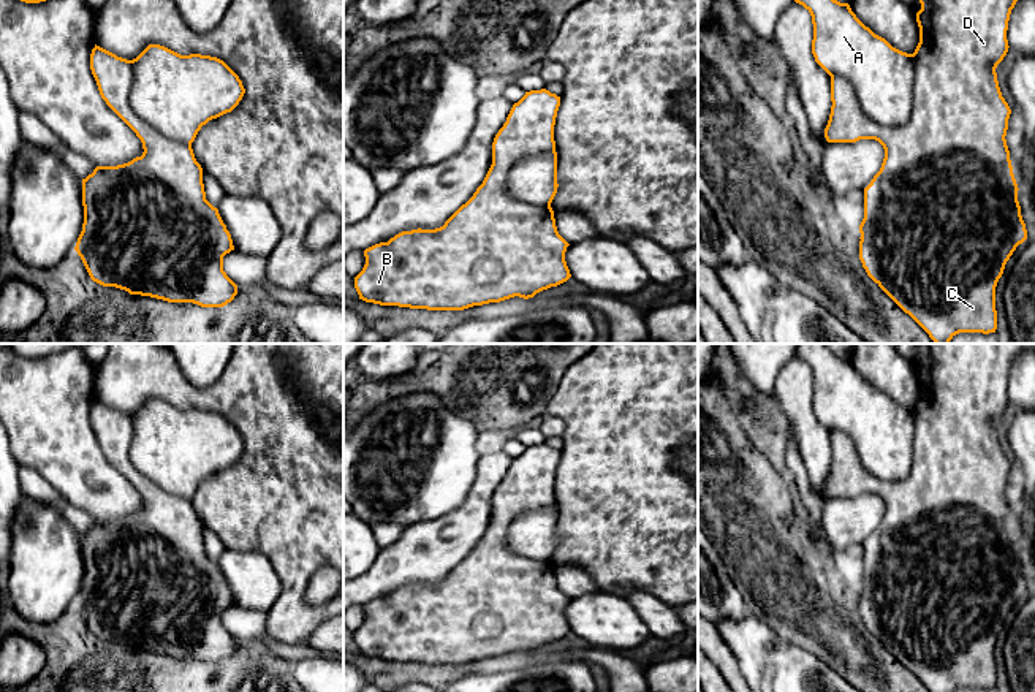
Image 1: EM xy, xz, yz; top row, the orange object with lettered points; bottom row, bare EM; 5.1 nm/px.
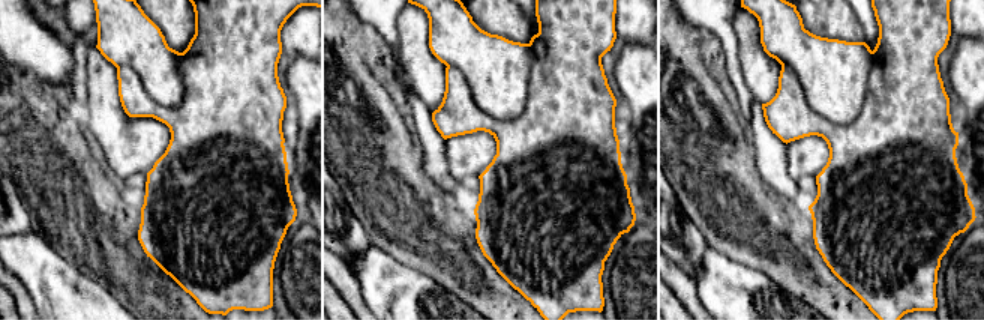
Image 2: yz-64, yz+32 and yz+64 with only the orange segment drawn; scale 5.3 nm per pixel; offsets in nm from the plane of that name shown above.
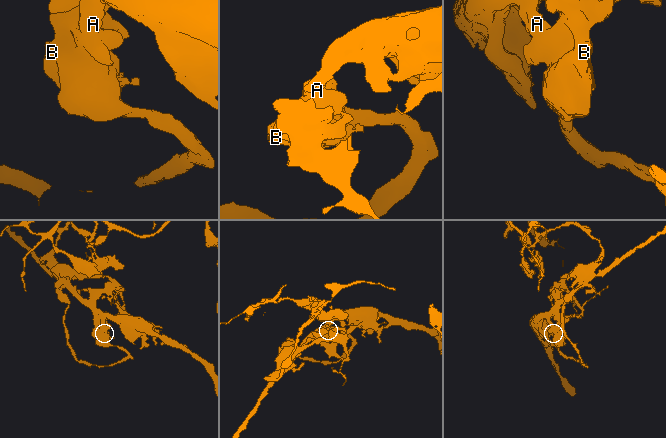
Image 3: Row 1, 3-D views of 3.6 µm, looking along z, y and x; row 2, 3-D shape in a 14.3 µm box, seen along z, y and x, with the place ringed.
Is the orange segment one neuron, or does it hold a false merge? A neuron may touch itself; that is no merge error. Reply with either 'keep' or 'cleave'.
cleave

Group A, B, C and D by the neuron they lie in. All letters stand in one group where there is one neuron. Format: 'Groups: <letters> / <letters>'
Groups: A / B C D

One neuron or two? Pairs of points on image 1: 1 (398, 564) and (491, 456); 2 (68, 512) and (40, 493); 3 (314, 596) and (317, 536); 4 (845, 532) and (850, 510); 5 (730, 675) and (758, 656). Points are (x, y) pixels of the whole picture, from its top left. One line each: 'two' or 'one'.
1: one
2: one
3: two
4: one
5: two

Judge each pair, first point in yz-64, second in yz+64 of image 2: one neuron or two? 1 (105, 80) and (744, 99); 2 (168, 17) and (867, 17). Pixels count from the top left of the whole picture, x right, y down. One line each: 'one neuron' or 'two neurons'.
1: two neurons
2: two neurons

